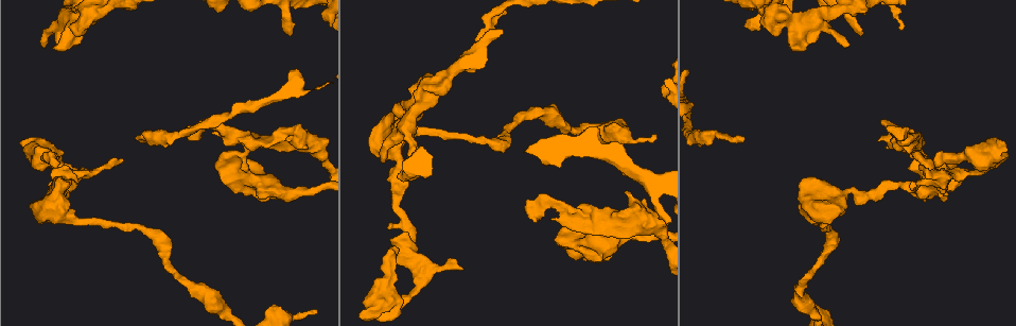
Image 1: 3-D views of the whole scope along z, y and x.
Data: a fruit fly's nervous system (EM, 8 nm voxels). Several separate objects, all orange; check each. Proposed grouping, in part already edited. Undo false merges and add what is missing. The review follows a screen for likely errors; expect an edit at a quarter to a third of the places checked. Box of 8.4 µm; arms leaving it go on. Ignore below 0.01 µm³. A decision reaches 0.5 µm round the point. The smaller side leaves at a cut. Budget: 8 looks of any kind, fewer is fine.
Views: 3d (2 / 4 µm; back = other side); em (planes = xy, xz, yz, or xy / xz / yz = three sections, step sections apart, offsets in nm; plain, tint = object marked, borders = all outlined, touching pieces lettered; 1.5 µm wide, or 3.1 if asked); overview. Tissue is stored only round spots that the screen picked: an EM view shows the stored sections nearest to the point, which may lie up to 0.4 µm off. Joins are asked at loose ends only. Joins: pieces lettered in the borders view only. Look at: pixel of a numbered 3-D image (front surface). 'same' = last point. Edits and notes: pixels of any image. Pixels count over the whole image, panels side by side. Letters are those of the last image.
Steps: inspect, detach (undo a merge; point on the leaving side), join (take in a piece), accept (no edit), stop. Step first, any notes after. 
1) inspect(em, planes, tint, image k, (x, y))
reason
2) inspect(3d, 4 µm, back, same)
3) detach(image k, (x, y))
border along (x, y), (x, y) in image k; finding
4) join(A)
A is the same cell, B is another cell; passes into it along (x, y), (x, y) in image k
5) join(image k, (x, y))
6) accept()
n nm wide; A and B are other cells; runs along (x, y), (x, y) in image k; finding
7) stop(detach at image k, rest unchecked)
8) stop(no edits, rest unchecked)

inspect(em, yz, step 8, borders, image 1, (887, 147))
an open end

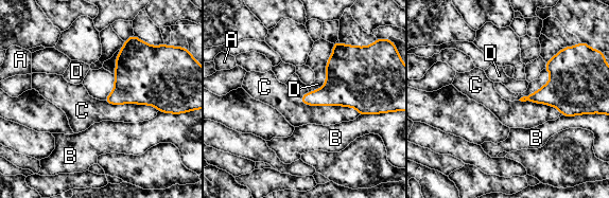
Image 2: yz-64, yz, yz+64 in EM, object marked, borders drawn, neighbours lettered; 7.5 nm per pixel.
accept()
A, B, C and D are other cells; border along (299, 100), (352, 106), (360, 114) in image 2; none of them fits

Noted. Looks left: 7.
inspect(3d, 4 µm, image 1, (382, 163))

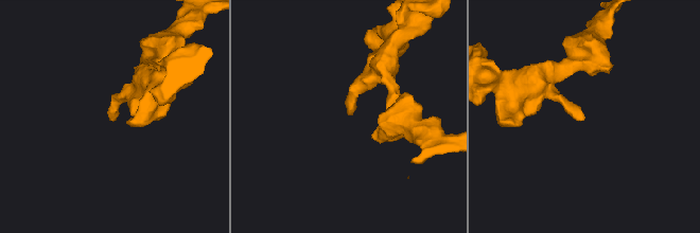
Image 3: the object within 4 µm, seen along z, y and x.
inspect(em, planes, plain, image 3, (584, 117))
now the EM

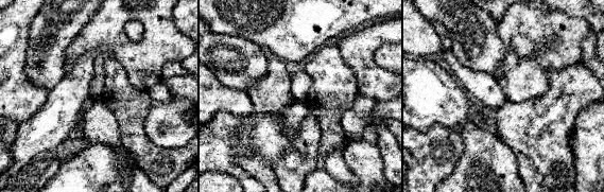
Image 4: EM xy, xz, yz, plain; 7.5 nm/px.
inspect(em, planes, borders, same)
what lies round it

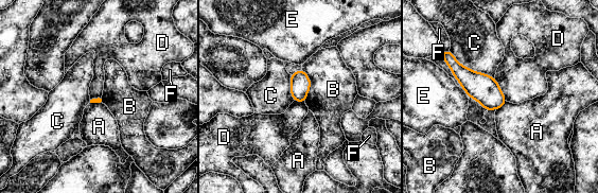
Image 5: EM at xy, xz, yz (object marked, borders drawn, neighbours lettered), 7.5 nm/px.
accept()
A, B, C, D, E and F are other cells; border along (494, 79), (507, 101) in image 5; none of them fits

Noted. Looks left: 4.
inspect(3d, 4 µm, image 1, (140, 138))
branch stops here

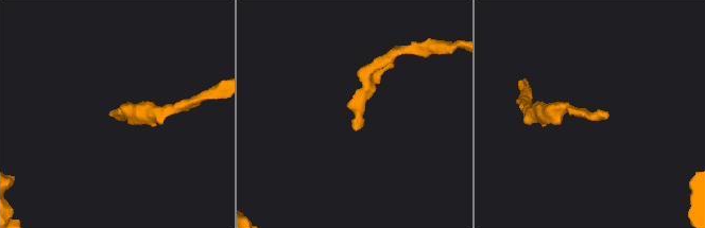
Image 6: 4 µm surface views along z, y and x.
inspect(em, xy, step 8, borders, image 6, (354, 128))
need the tissue

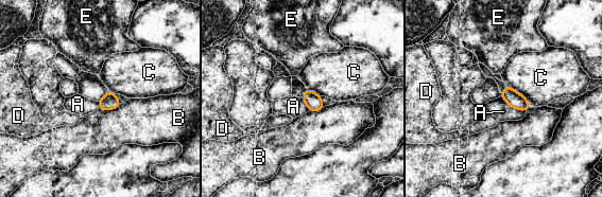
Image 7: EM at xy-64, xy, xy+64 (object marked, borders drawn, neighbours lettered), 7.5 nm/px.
inspect(em, planes, borders, same)
cut it another way

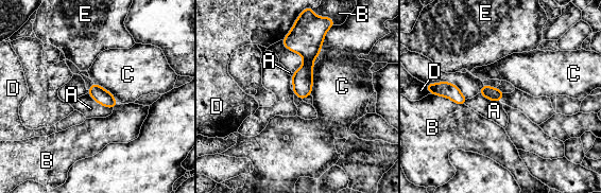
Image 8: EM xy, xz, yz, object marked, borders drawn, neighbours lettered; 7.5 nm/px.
accept()
100 nm wide; A, B, C, D and E are other cells; border along (313, 65), (312, 90), (310, 94) in image 8; none of them fits

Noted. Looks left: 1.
stop(no edits, rest unchecked)

